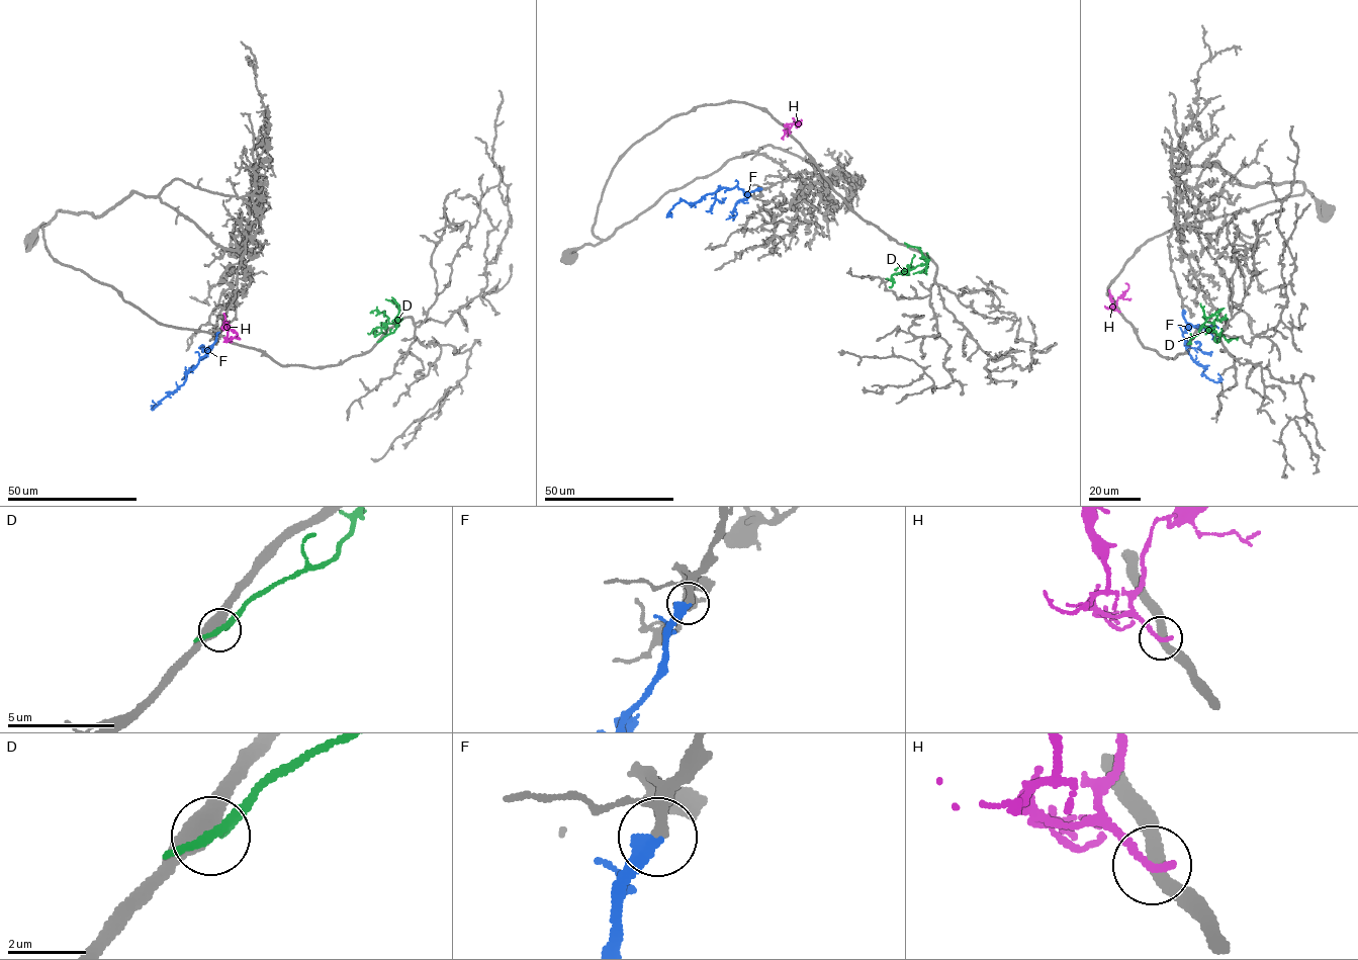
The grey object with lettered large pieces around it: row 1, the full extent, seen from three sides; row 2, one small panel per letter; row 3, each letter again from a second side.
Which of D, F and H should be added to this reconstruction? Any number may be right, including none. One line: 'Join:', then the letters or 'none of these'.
Join: F

